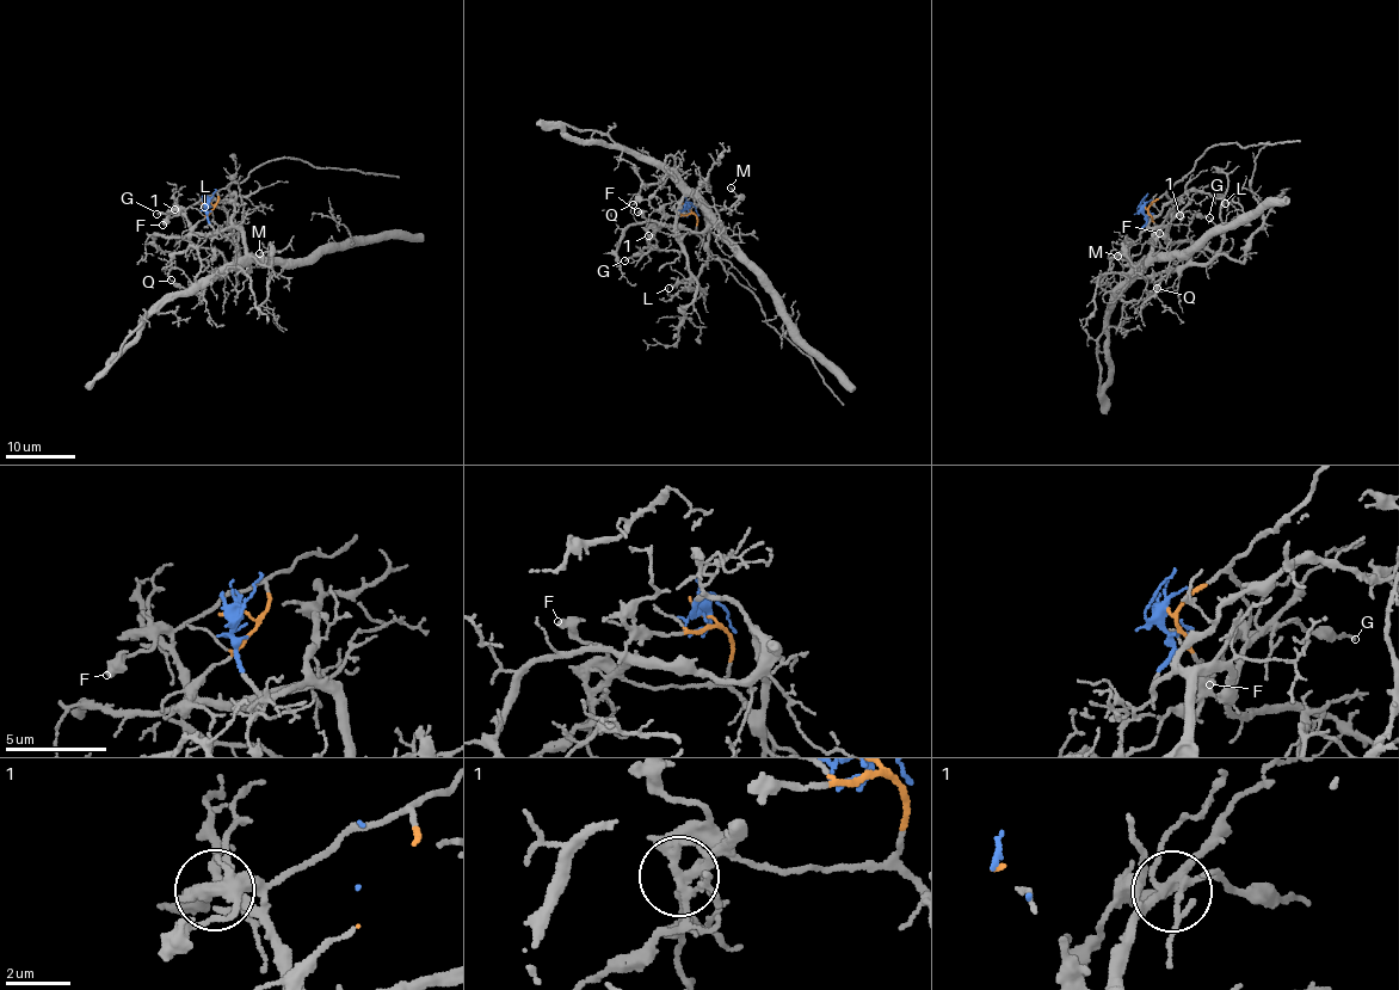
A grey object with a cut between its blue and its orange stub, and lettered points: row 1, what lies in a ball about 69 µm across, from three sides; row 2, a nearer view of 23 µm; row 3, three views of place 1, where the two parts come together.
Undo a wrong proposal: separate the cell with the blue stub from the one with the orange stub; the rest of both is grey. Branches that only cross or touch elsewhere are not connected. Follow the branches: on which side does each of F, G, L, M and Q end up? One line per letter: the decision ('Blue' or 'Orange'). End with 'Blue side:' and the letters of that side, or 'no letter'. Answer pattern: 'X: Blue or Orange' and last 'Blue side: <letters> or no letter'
F: Orange
G: Orange
L: Blue
M: Blue
Q: Blue
Blue side: L, M, Q

